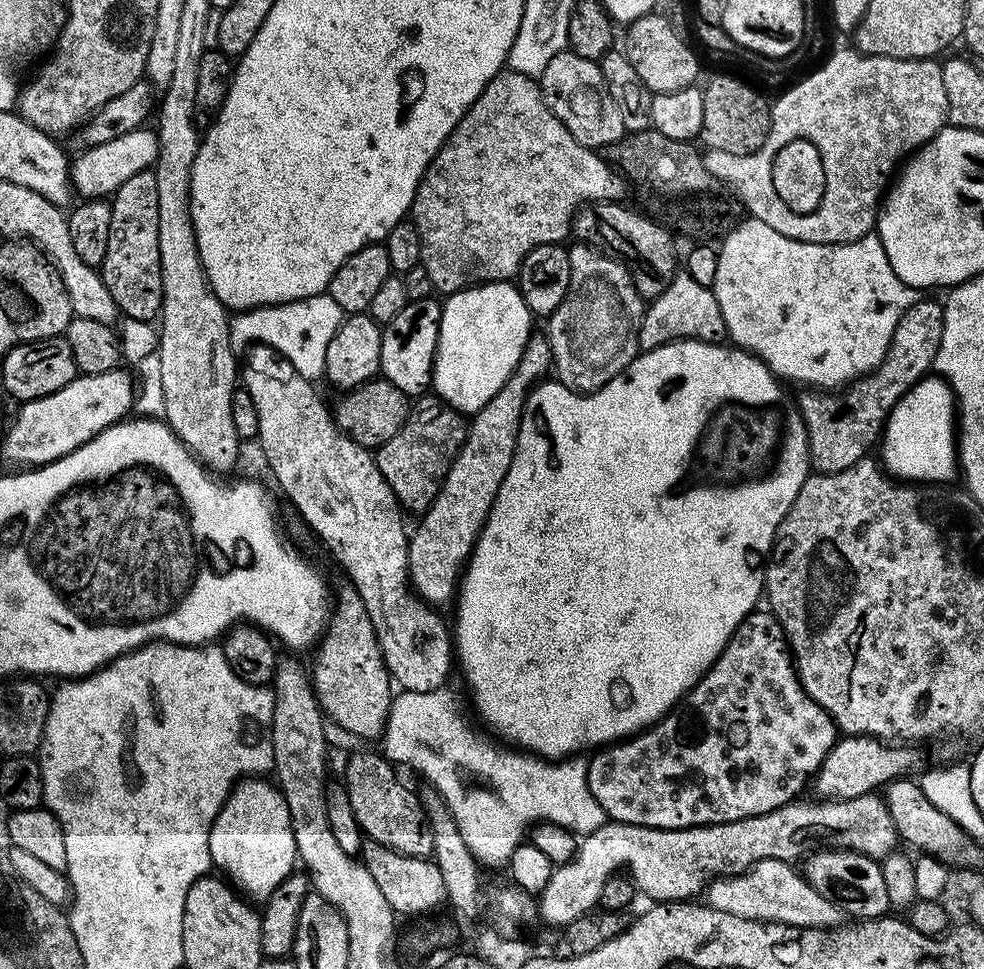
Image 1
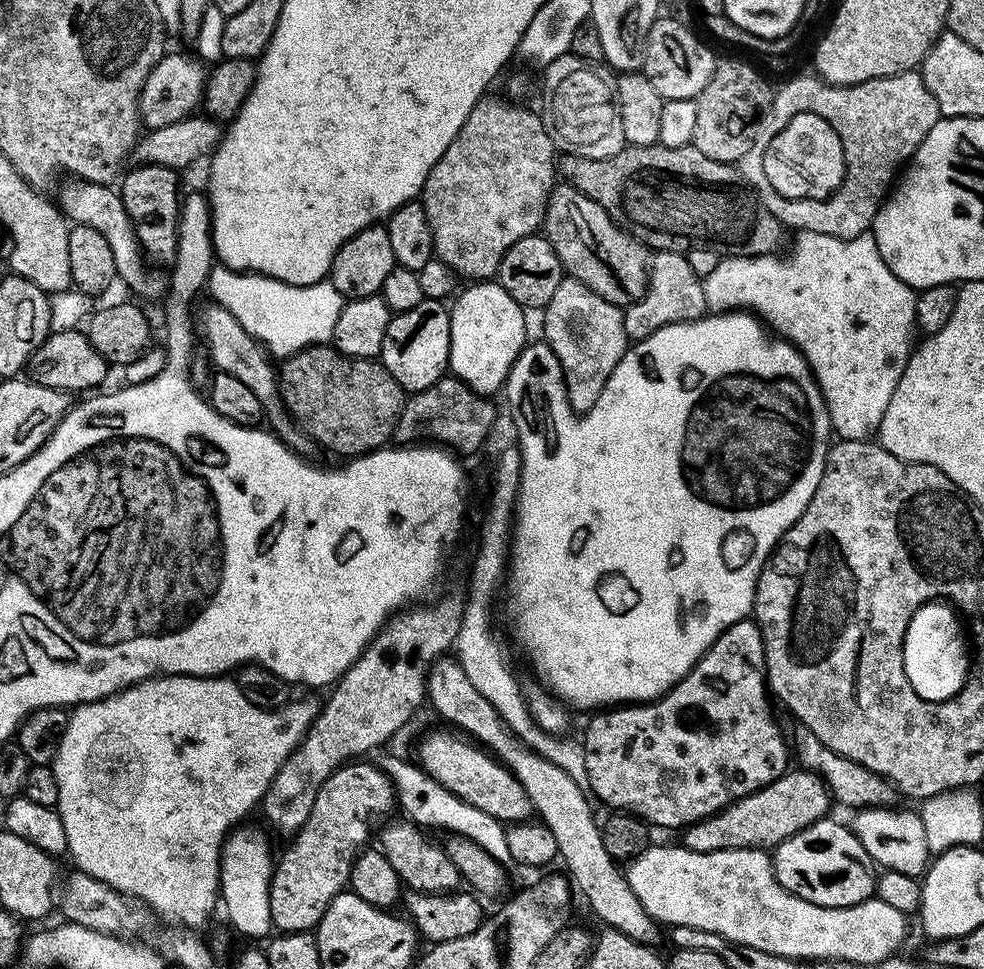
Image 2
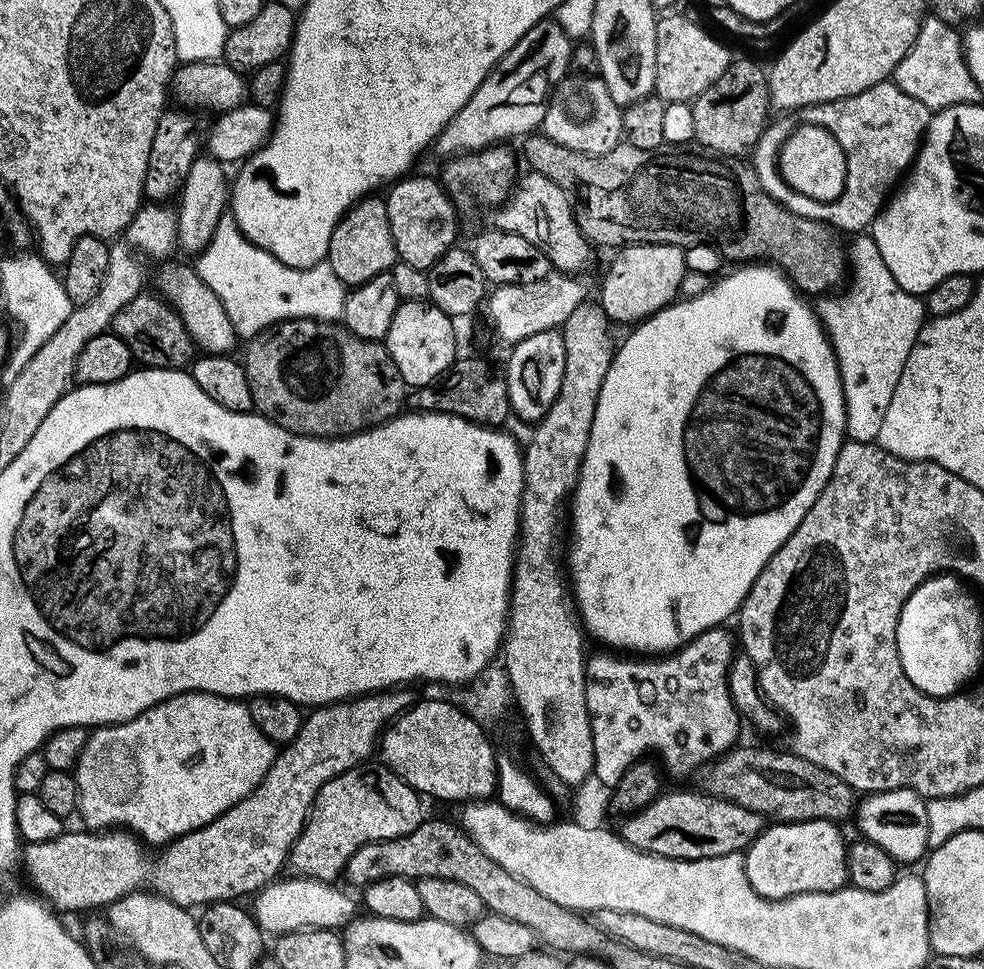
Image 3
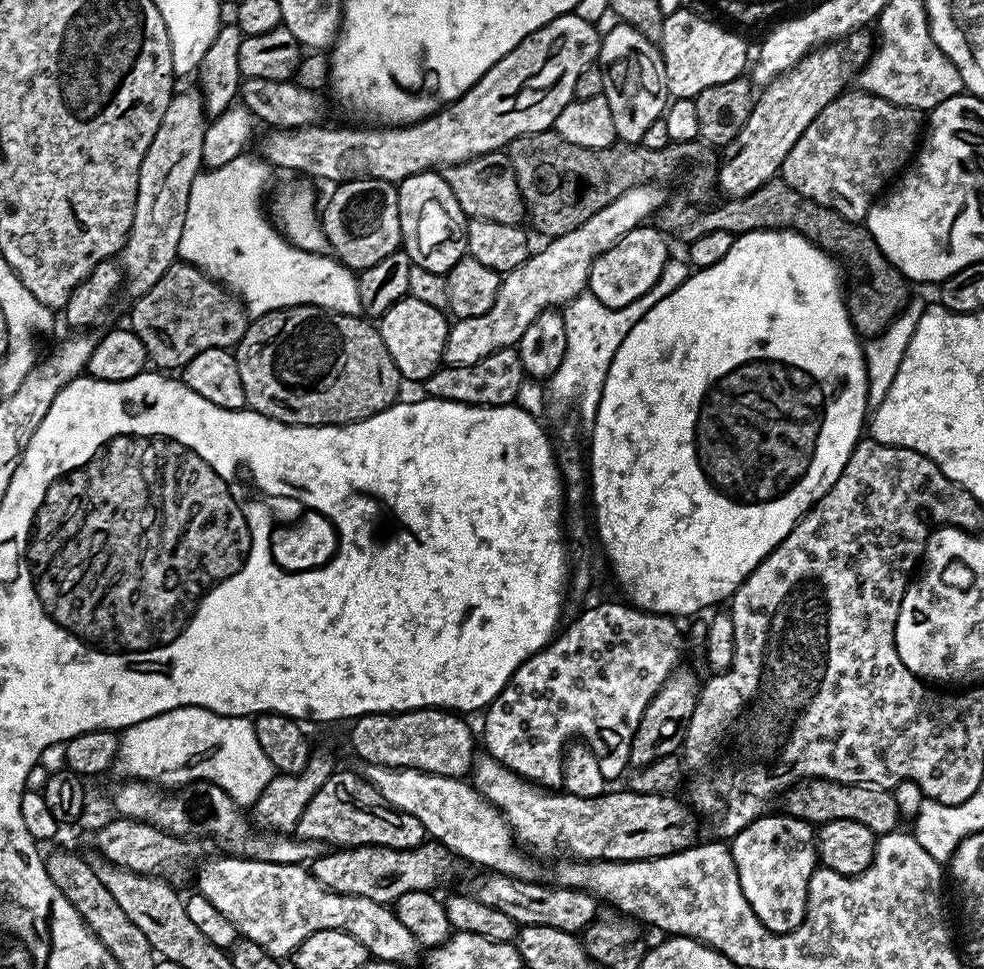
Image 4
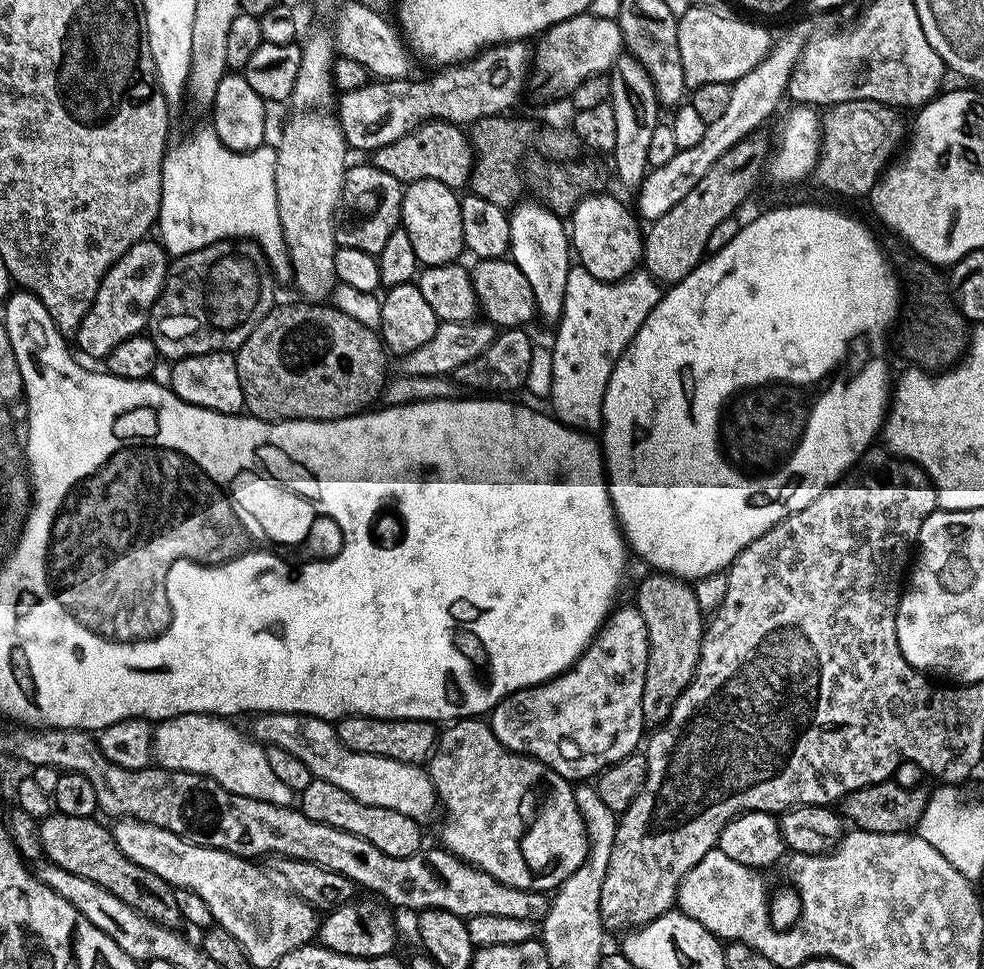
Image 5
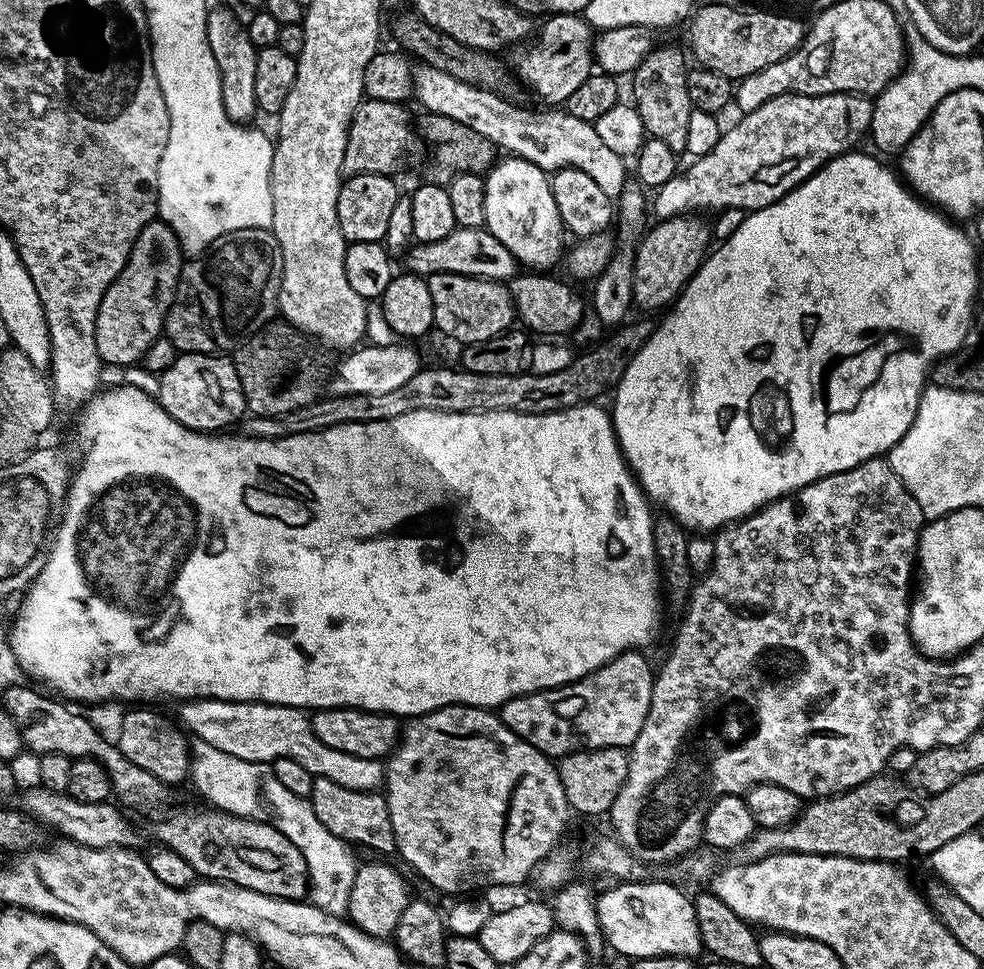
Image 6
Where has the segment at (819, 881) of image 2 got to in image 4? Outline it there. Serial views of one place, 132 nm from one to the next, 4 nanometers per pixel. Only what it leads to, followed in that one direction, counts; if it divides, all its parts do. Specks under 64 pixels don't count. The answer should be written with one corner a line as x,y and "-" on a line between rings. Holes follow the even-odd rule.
772,815
759,816
737,836
731,837
730,851
738,874
738,882
742,886
742,894
746,894
746,902
750,902
750,910
754,910
758,922
762,922
762,926
766,926
766,930
771,932
792,932
804,921
804,911
808,909
810,878
818,867
814,828
796,816

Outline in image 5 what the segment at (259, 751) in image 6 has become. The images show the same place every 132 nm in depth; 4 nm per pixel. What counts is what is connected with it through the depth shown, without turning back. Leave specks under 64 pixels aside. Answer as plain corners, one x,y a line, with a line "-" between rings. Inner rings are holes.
261,712
253,715
251,720
250,735
257,744
290,750
294,758
301,760
312,771
315,779
330,782
330,786
338,786
338,790
346,790
346,794
358,798
358,802
366,802
366,806
398,810
398,814
406,814
417,822
424,822
432,811
437,811
436,791
427,771
420,764
407,764
378,754
350,750
350,746
338,738
336,724
317,716

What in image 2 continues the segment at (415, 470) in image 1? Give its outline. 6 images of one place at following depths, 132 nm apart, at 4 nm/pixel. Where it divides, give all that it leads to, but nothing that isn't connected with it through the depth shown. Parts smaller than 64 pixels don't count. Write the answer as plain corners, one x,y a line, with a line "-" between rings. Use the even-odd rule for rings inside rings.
446,374
434,386
430,386
421,392
411,393
405,399
404,409
400,415
400,421
396,427
395,443
400,446
416,446
421,442
431,442
436,446
443,446
453,453
476,452
488,440
492,427
496,424
496,408
491,404
489,397
483,392
475,392
465,380
457,376

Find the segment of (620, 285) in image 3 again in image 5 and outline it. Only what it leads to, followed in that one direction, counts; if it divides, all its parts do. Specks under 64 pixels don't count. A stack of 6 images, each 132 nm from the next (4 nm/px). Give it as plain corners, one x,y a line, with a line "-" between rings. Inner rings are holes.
589,194
576,204
570,217
570,245
578,264
584,267
598,280
607,284
621,281
638,268
644,254
644,238
642,228
636,225
631,212
616,196
600,196

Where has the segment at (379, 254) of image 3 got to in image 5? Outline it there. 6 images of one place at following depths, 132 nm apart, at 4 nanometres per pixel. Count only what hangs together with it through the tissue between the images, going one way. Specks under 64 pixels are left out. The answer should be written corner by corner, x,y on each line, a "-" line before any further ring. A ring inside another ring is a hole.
375,163
354,164
344,174
344,189
334,214
334,238
341,248
379,254
382,246
386,246
390,234
401,227
400,207
404,201
404,188
398,178
377,168

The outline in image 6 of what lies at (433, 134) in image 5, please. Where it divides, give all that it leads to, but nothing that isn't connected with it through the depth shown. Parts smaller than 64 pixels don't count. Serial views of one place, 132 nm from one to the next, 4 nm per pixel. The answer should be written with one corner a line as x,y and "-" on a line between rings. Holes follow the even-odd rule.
367,98
360,101
352,119
352,125
346,138
346,154
342,158
345,177
357,176
363,172
395,173
400,160
408,156
408,151
418,144
418,136
414,128
414,120
408,117
403,103
394,101
376,101

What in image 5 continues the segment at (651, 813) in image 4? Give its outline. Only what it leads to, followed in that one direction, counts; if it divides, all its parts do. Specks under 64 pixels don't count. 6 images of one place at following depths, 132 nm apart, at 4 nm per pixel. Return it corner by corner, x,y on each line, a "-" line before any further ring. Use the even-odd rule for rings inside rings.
461,718
455,722
449,723
448,728
439,733
435,748
432,749
432,755
426,764
426,771
432,780
432,785
436,791
436,799
439,807
444,808
444,825
440,828
440,840
444,851
452,852
460,860
465,860
467,864
473,864
478,870
498,878
506,886
514,886
522,890
534,890
545,894
551,893
560,887
560,883
588,857
588,835
586,826
582,822
582,814
576,805
576,793
573,785
569,781
563,780
558,773
550,770
542,762
538,762
533,756
523,756
517,752
511,752
498,738
494,738
491,723
484,718

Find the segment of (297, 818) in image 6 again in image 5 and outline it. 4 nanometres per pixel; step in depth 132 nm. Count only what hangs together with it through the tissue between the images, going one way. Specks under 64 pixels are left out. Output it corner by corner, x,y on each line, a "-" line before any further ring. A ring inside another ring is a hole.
182,712
179,716
169,720
159,721
152,733
155,763
161,768
209,776
211,780
218,782
226,790
230,790
234,794
242,794
246,798
258,798
262,802
271,804
291,805
294,793
290,790
290,786
285,786
274,774
273,768
270,767
270,761
267,760
264,753
265,745
257,744
251,735
244,733
243,736
232,724
235,723
224,718
206,716
202,712

